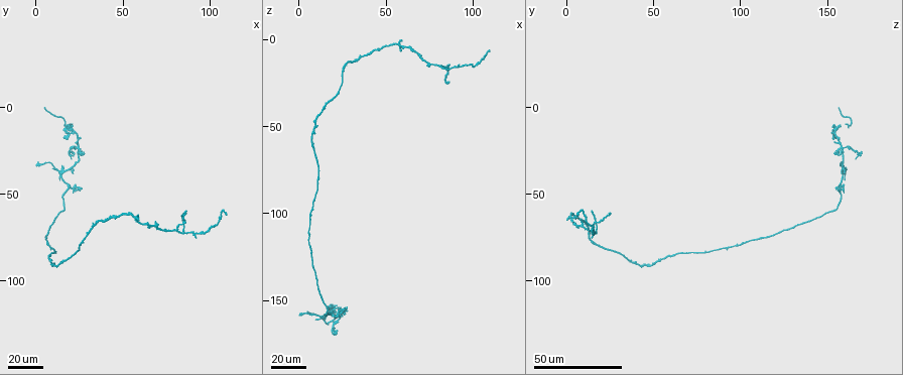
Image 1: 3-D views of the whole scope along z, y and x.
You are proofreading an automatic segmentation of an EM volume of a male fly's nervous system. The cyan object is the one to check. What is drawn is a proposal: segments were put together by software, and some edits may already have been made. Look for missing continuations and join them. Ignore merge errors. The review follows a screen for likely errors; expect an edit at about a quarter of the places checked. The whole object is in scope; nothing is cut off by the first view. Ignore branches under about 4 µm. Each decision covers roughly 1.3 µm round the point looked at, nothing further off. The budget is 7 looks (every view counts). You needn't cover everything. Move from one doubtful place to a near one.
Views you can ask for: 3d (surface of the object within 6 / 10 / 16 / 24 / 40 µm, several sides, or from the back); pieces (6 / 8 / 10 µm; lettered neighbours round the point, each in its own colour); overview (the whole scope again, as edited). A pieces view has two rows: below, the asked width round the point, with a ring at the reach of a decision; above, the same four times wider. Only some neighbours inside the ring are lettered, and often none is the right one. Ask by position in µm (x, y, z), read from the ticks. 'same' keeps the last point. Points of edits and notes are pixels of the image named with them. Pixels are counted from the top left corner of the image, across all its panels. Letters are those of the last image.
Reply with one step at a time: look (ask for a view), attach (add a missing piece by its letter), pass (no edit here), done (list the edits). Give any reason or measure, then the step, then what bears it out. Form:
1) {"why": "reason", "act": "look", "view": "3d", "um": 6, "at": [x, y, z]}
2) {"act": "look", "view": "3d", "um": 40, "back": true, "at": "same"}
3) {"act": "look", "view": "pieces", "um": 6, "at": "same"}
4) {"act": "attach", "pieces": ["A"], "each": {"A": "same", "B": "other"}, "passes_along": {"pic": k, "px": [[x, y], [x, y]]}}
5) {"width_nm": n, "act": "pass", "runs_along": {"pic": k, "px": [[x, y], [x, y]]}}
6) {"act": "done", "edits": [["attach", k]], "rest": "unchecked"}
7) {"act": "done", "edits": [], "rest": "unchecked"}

{"why": "free end", "act": "look", "view": "3d", "um": 24, "at": [91, 75, 13]}

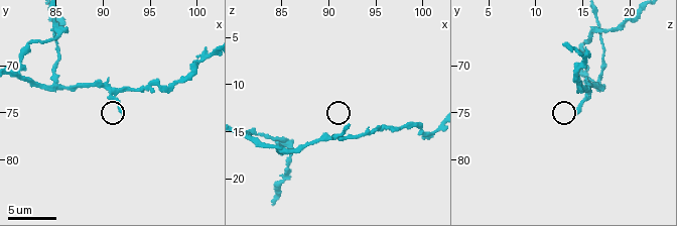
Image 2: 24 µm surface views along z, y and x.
{"why": "see the neighbours", "act": "look", "view": "pieces", "um": 8, "at": [92.0, 75.0, 14.2]}

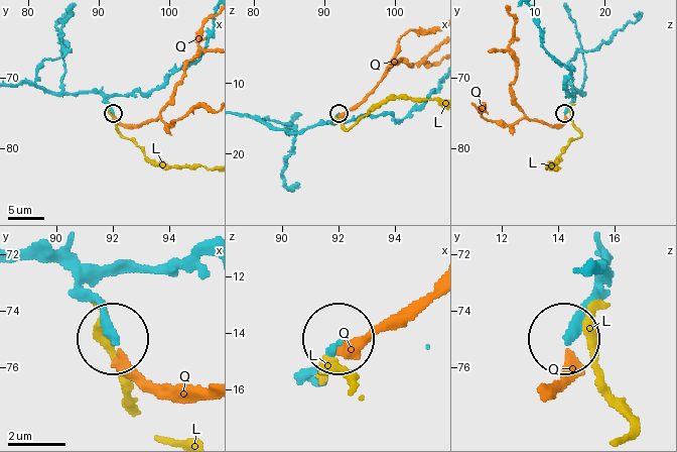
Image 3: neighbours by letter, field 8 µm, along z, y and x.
{"width_nm": 330, "act": "pass", "each": {"L": "other", "Q": "other"}, "runs_along": {"pic": 3, "px": [[242, 114], [301, 132], [324, 124], [336, 113]]}, "found": "no lettered piece goes on from it"}

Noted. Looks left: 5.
{"why": "thin end", "act": "look", "view": "3d", "um": 40, "at": [22, 38, 159]}

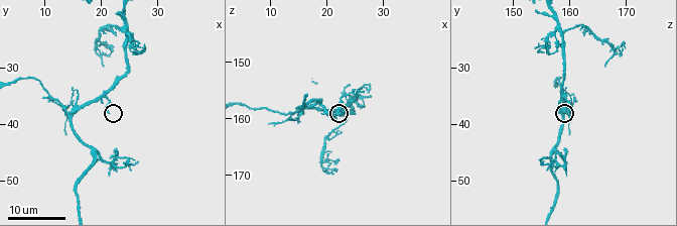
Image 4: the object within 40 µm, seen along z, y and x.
{"act": "look", "view": "pieces", "um": 6, "at": [21.0, 37.5, 159.5]}

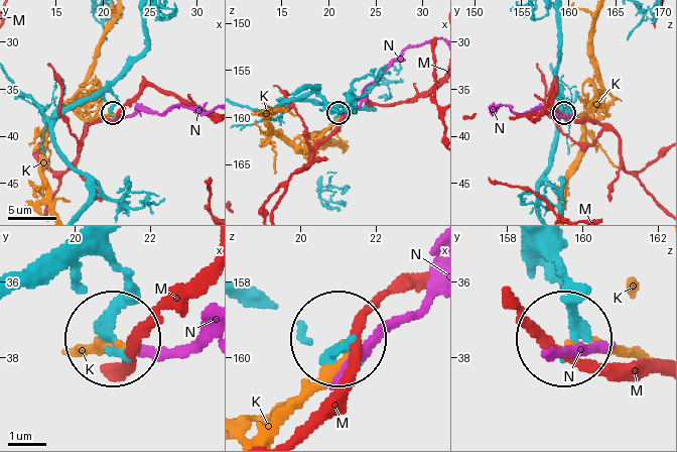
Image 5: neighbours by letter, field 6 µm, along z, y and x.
{"act": "pass", "each": {"K": "other", "M": "other", "N": "other"}, "runs_along": {"pic": 5, "px": [[16, 291], [93, 255], [122, 291], [112, 335]]}, "found": "no lettered piece goes on from it"}

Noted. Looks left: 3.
{"act": "look", "view": "3d", "um": 24, "at": [22.0, 24.0, 162.5]}

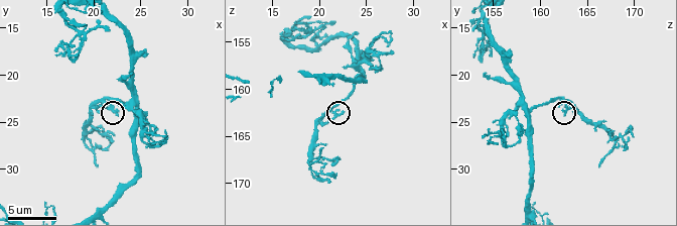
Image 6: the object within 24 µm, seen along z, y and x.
{"act": "look", "view": "pieces", "um": 10, "at": [22.4, 24.0, 162.8]}

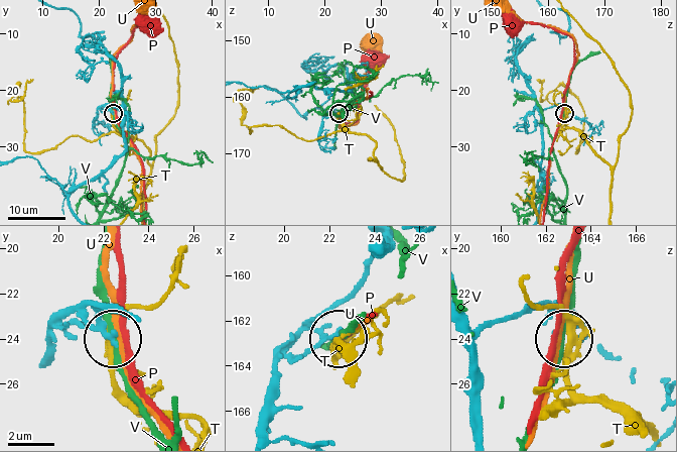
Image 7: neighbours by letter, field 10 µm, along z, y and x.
{"act": "pass", "each": {"P": "other", "T": "other", "U": "other", "V": "other"}, "found": "no lettered piece goes on from it"}

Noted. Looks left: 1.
{"act": "done", "edits": [], "rest": "unchecked"}

